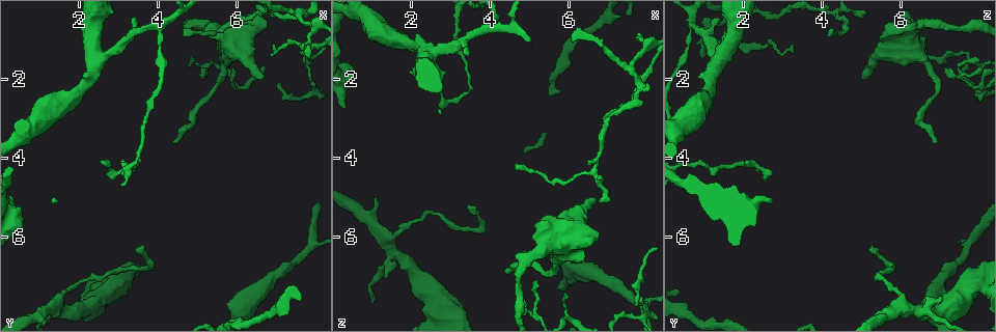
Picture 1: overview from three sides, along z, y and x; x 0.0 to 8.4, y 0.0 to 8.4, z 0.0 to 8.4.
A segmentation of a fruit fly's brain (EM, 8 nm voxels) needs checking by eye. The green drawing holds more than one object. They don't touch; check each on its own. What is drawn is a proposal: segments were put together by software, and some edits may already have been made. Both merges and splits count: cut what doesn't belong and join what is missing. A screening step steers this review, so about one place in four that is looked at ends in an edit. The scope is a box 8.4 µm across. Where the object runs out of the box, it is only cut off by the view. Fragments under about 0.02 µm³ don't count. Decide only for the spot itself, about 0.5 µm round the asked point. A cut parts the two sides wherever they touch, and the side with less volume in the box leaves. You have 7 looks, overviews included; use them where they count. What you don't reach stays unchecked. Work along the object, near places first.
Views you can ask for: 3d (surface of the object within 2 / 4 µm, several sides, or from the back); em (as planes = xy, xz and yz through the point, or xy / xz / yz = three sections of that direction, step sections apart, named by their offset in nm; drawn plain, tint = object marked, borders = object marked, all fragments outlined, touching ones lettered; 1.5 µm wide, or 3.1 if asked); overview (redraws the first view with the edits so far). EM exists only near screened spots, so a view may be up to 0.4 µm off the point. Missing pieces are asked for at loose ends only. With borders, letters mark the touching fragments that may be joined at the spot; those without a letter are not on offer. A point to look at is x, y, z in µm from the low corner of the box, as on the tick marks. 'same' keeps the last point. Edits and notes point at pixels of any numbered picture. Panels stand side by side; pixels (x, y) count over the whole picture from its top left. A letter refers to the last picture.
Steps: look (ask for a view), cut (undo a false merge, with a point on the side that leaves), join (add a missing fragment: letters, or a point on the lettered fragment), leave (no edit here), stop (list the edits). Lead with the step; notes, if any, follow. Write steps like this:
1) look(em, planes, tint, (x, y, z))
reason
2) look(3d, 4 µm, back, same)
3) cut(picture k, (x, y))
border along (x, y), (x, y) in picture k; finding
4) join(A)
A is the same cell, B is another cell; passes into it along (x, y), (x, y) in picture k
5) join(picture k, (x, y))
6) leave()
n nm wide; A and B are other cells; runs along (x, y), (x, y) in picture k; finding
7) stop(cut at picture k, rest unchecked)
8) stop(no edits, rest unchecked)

look(3d, 2 µm, (4.00, 0.60, 0.70))
arms part here

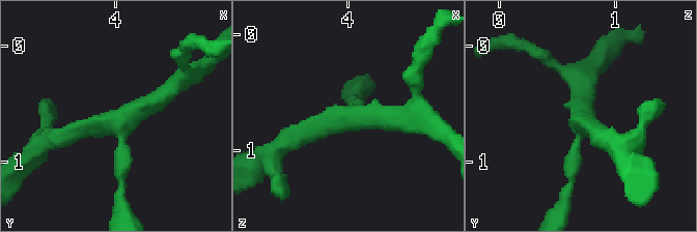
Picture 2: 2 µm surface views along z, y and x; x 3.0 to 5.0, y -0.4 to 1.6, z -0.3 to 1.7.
look(em, planes, borders, (4.00, 0.66, 0.70))
need the tissue

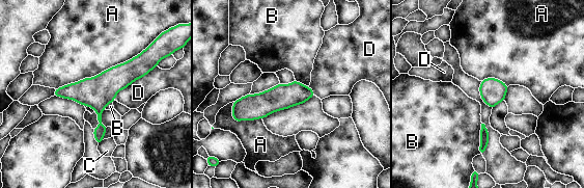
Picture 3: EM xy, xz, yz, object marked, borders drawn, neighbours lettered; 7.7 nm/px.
leave()
A, B, C and D are other cells; border along (481, 123), (478, 154) in picture 3; all the same neuron

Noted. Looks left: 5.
look(3d, 4 µm, (7.80, 1.40, 7.25))
sudden change in width

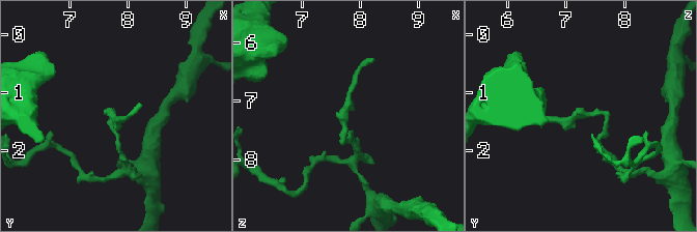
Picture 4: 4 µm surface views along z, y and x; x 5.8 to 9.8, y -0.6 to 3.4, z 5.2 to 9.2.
look(em, planes, tint, (7.75, 1.35, 7.25))
now the EM

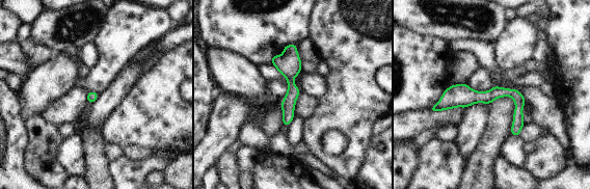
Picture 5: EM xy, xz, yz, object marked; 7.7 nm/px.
look(em, planes, borders, same)
what lies round it

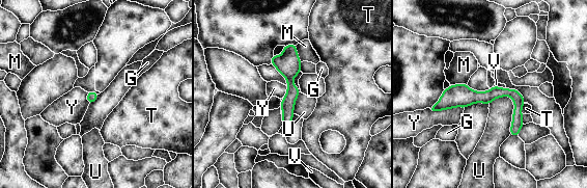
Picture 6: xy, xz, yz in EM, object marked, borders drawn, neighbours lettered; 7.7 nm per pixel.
leave()
G, M, T, U, V and Y are other cells; border along (296, 45), (296, 51), (301, 61) in picture 6; one neuron here

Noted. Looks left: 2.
look(em, planes, borders, (5.65, 1.70, 6.70))

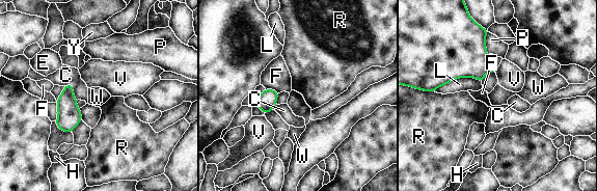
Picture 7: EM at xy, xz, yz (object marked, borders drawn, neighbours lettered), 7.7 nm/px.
leave()
C, E, F, H, L, P, R, V, W and Y are other cells; border along (64, 85), (73, 85), (77, 100) in picture 7; all the same neuron

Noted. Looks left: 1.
stop(no edits, rest unchecked)

